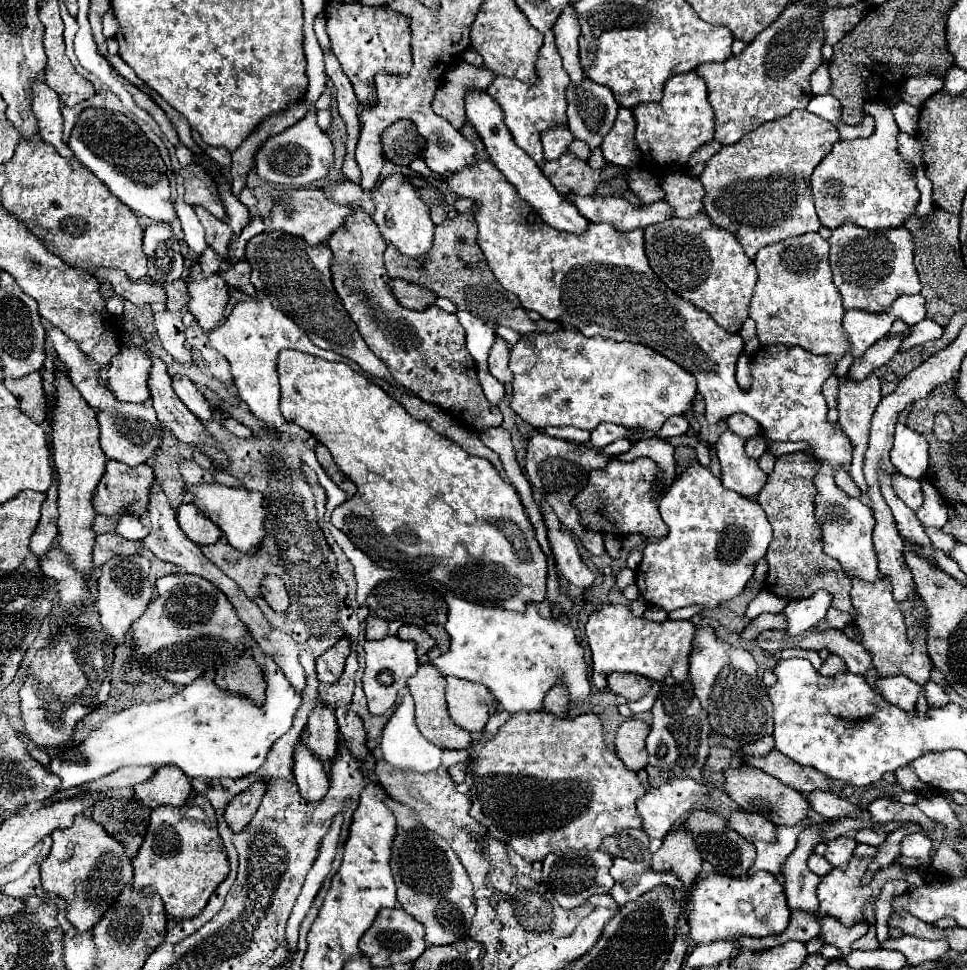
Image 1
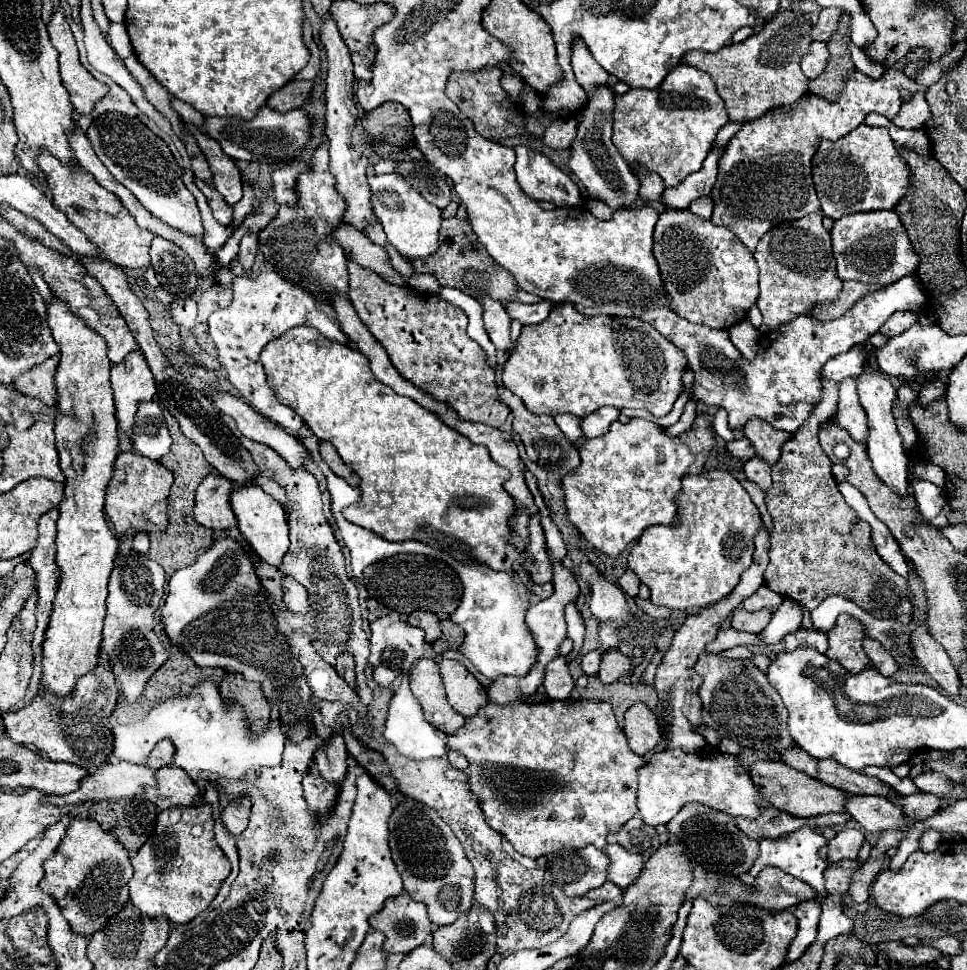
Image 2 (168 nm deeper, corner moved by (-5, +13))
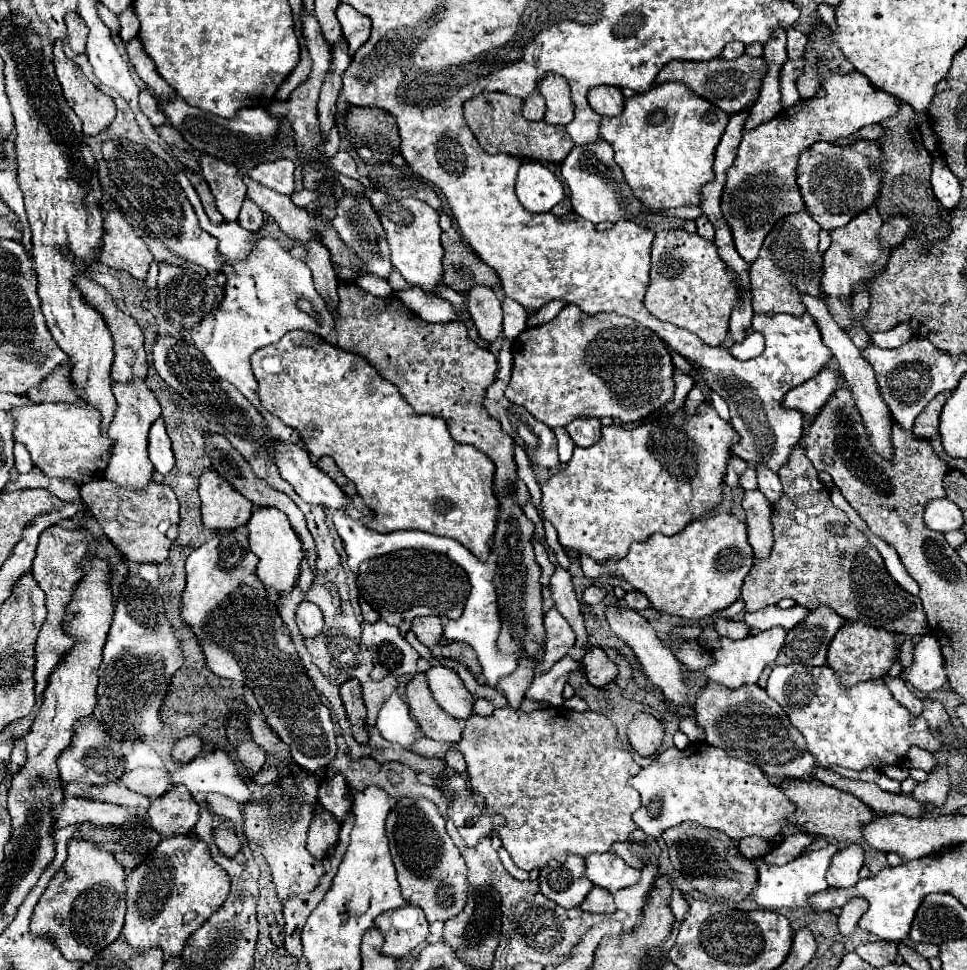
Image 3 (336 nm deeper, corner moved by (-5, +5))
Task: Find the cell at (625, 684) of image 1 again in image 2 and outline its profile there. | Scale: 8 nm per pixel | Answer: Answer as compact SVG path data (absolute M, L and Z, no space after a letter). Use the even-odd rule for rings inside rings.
M612 649L612 651L602 653L602 665L598 671L598 679L602 683L614 683L630 673L632 673L632 665L630 665L628 657L624 657L620 651Z

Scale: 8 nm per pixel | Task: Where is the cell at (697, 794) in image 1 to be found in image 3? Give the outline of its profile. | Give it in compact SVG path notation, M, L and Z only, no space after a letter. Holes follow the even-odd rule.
M690 743L684 751L676 747L666 749L652 761L652 765L630 777L630 785L642 797L642 807L632 813L632 819L646 835L652 835L656 839L662 835L664 829L674 827L682 821L696 821L704 827L720 829L734 841L740 841L750 835L772 839L782 833L782 825L794 811L794 803L790 803L786 795L782 795L782 791L774 783L770 783L770 779L756 765L734 759L724 749L718 749L710 743Z

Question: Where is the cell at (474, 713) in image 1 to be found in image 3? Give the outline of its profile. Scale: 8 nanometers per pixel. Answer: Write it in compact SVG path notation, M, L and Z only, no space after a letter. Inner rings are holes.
M432 665L426 671L428 685L434 693L434 699L438 705L452 715L454 719L468 719L474 709L476 697L464 687L462 679L454 669L448 669L444 665Z

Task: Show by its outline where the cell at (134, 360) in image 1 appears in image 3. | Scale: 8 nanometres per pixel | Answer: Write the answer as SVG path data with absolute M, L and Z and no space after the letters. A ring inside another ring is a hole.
M132 379L130 383L114 383L112 391L114 391L118 409L108 429L108 435L112 439L112 449L110 449L110 461L104 471L104 477L114 481L116 485L142 489L152 479L152 471L154 471L148 459L146 445L148 445L148 429L160 417L160 405L154 393L150 393L148 385L142 379Z

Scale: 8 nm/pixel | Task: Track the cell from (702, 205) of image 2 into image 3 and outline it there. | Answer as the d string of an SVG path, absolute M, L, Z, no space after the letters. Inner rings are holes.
M698 217L696 219L696 233L700 235L700 237L704 237L704 239L714 239L714 227L712 227L712 223L706 219L706 217Z

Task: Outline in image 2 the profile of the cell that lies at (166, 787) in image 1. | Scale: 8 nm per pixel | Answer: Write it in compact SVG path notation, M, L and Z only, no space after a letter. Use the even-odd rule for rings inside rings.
M162 767L156 771L158 785L146 787L146 797L162 811L170 807L190 807L198 787L180 767Z

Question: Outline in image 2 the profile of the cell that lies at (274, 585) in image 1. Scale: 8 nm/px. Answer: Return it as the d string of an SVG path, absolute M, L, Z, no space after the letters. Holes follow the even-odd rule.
M286 577L282 581L282 585L284 585L284 603L288 605L288 609L296 615L306 615L308 613L308 593L306 593L306 589L290 577Z

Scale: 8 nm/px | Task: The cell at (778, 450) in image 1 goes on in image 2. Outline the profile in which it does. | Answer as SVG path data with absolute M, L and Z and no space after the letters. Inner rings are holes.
M750 419L746 423L746 427L742 429L742 433L746 435L746 439L750 439L750 443L756 451L756 457L764 459L768 465L774 465L778 461L782 443L792 437L790 433L784 433L784 431L770 427L762 419Z

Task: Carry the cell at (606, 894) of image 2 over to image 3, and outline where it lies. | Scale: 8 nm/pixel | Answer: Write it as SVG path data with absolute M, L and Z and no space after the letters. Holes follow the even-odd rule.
M594 887L588 893L586 901L582 901L580 907L584 911L588 911L588 913L614 913L616 911L614 897L606 889L602 889L602 887Z

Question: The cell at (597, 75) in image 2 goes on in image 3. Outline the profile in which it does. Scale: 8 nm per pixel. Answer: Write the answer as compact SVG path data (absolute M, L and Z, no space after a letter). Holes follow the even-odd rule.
M596 85L588 91L588 103L590 107L608 117L616 117L622 111L624 105L624 95L618 87L608 87L608 85Z

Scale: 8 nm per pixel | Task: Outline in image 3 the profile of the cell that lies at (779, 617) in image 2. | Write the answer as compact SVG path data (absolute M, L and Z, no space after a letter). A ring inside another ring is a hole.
M774 627L774 629L768 629L768 631L760 631L760 633L752 633L750 637L742 639L742 641L732 641L732 639L726 639L722 637L722 645L720 649L712 651L714 655L714 665L702 669L702 671L694 671L690 673L690 677L696 681L696 685L702 685L702 677L706 681L716 681L716 683L722 683L730 689L736 689L744 683L756 683L762 669L766 665L774 665L774 659L778 657L780 649L784 647L784 639L786 639L786 629L782 627Z

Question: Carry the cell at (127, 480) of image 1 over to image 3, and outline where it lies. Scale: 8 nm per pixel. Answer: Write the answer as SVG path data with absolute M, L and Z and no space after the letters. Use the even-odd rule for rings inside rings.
M96 479L82 485L80 495L108 539L126 559L136 563L162 563L168 557L168 549L178 535L178 499L166 483L150 481L146 489L132 489L114 485L108 479Z

